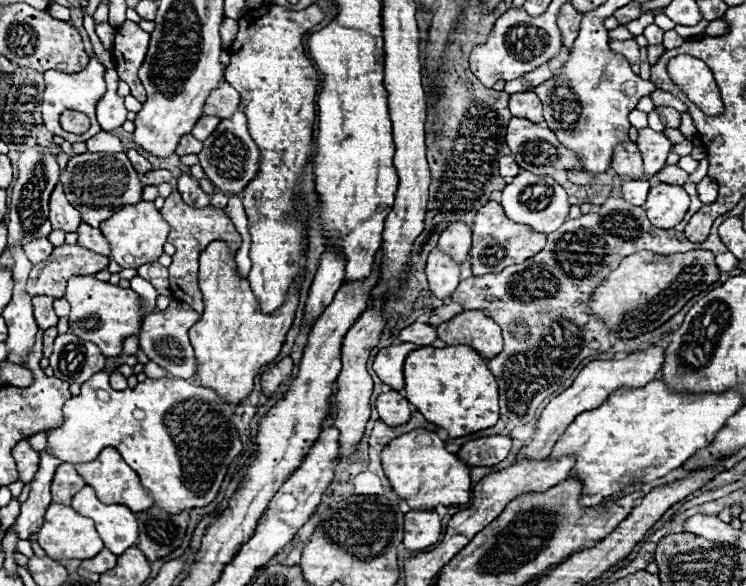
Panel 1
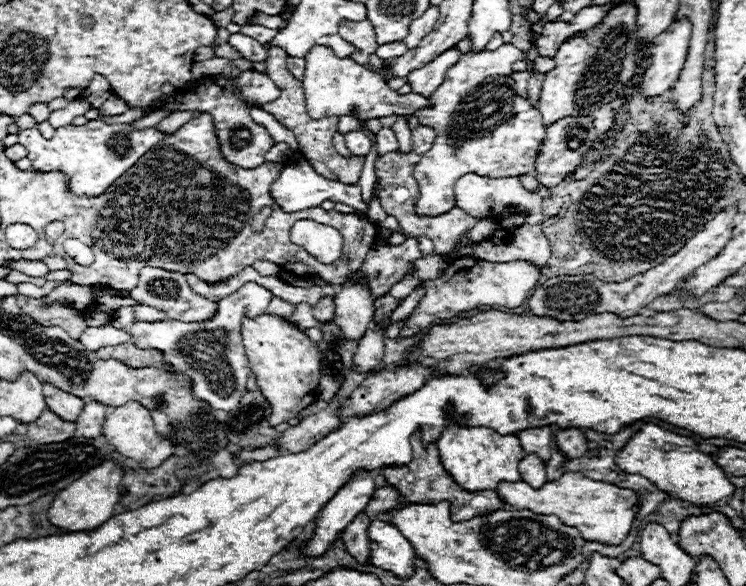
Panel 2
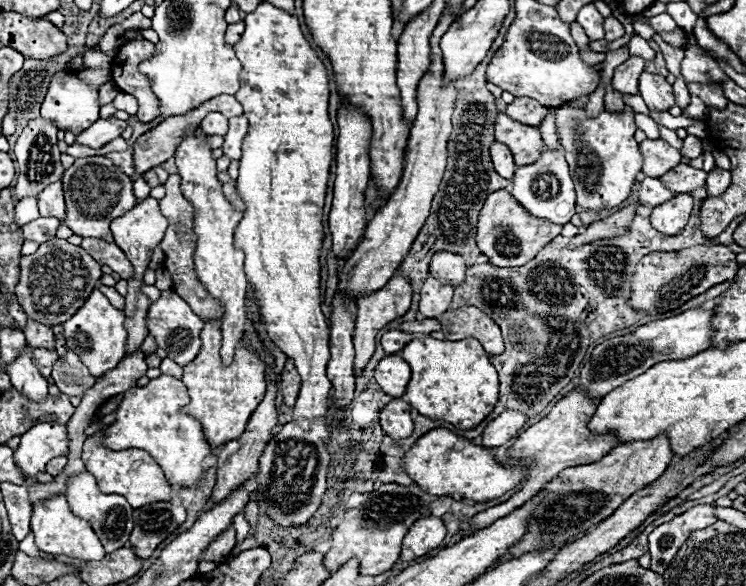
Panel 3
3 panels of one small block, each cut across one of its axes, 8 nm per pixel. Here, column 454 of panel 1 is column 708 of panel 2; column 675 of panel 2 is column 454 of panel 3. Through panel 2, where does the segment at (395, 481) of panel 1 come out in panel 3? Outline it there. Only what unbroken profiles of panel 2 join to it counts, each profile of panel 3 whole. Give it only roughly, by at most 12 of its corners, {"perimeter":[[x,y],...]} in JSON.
{"perimeter":[[448,428],[406,452],[428,494],[494,500],[524,480]]}

